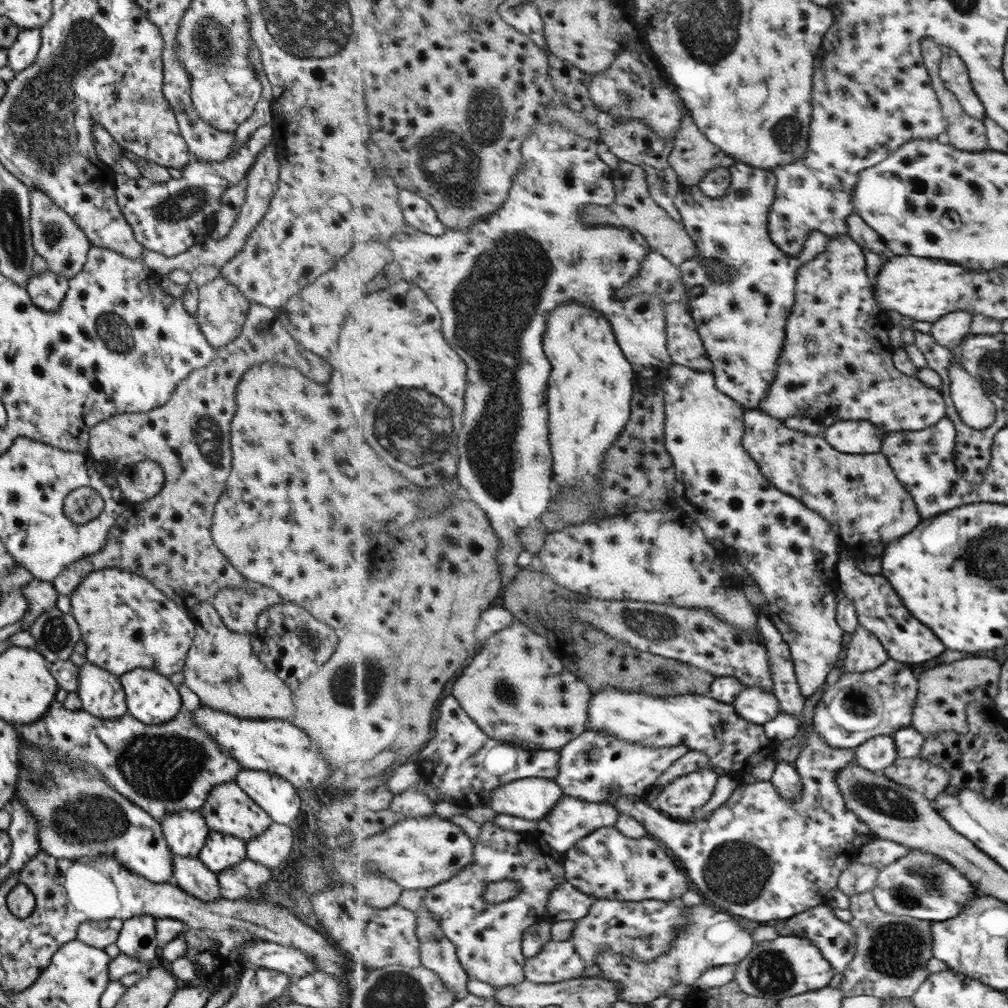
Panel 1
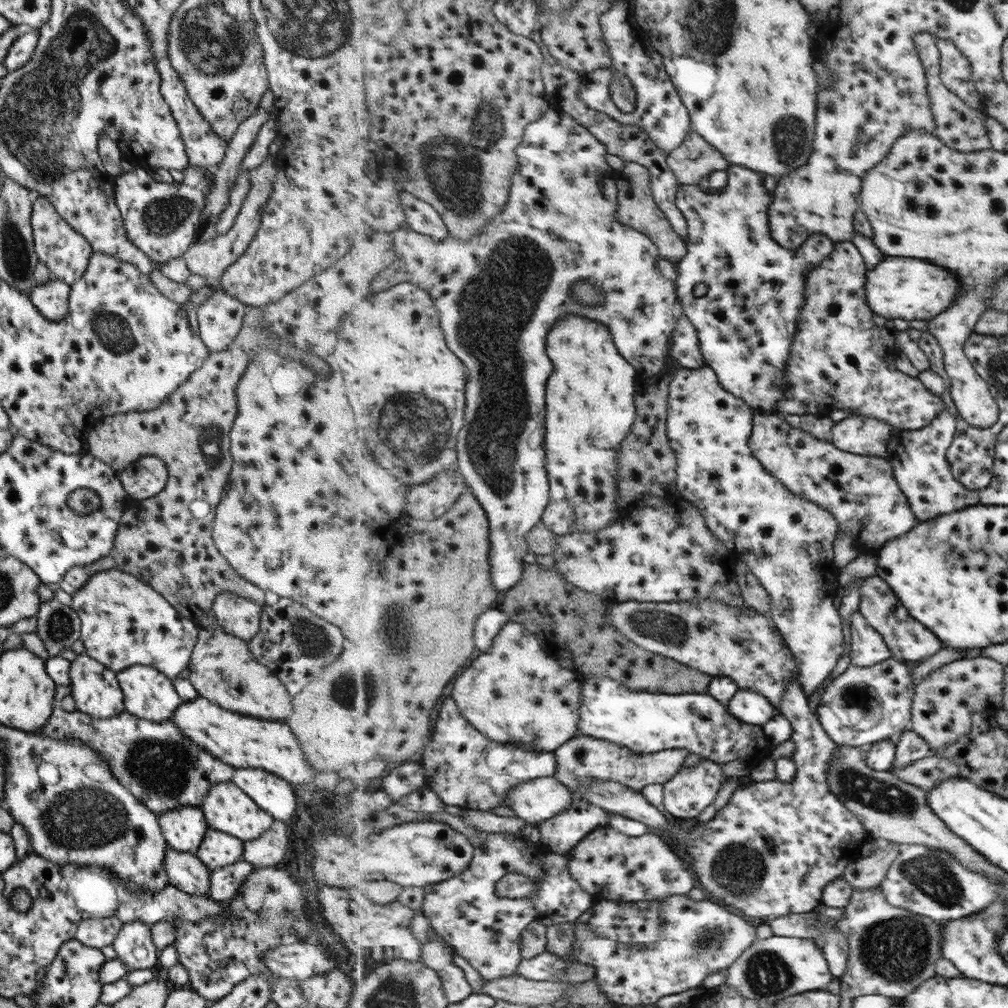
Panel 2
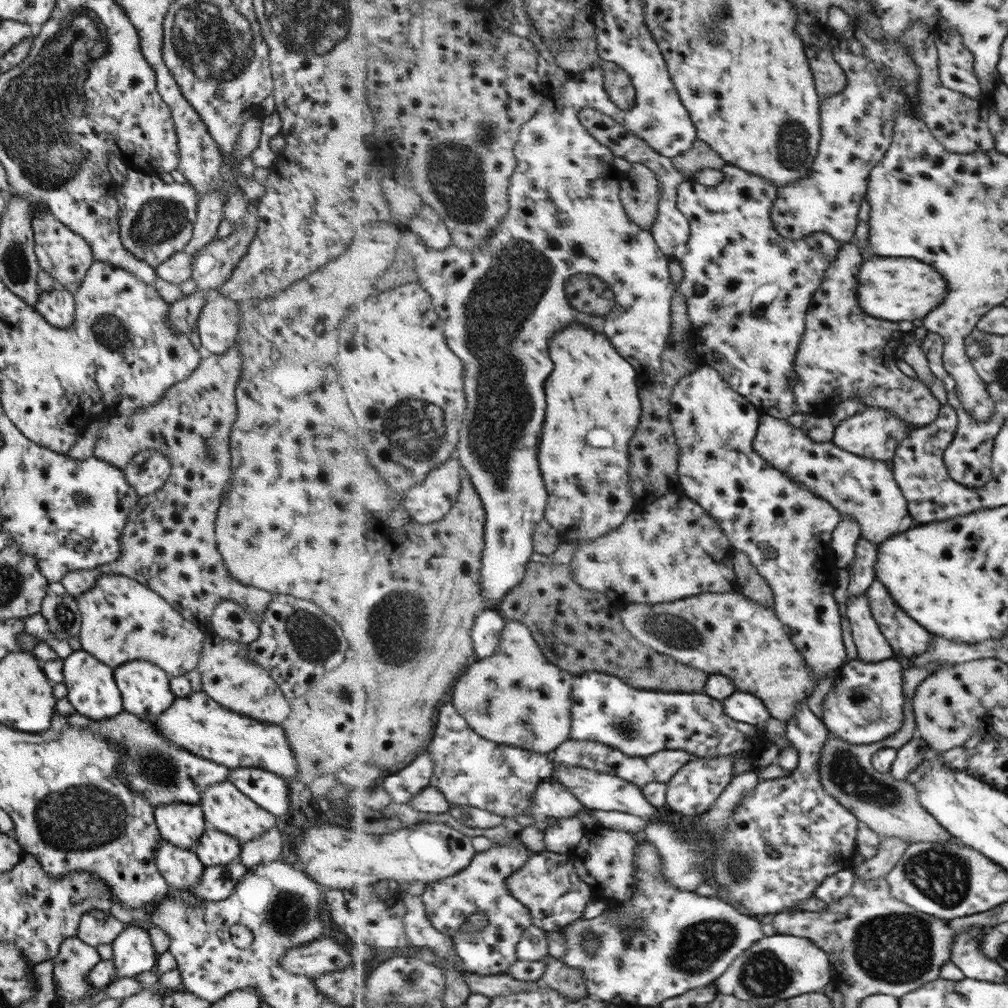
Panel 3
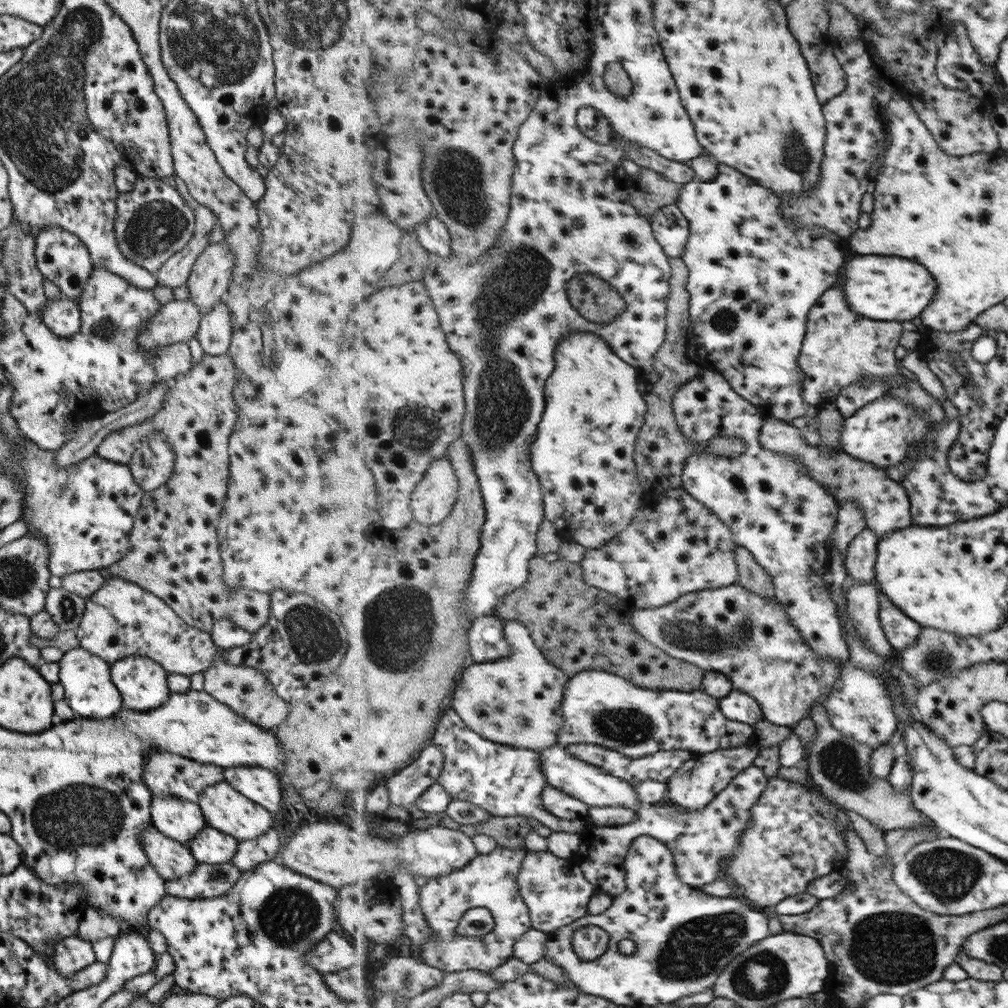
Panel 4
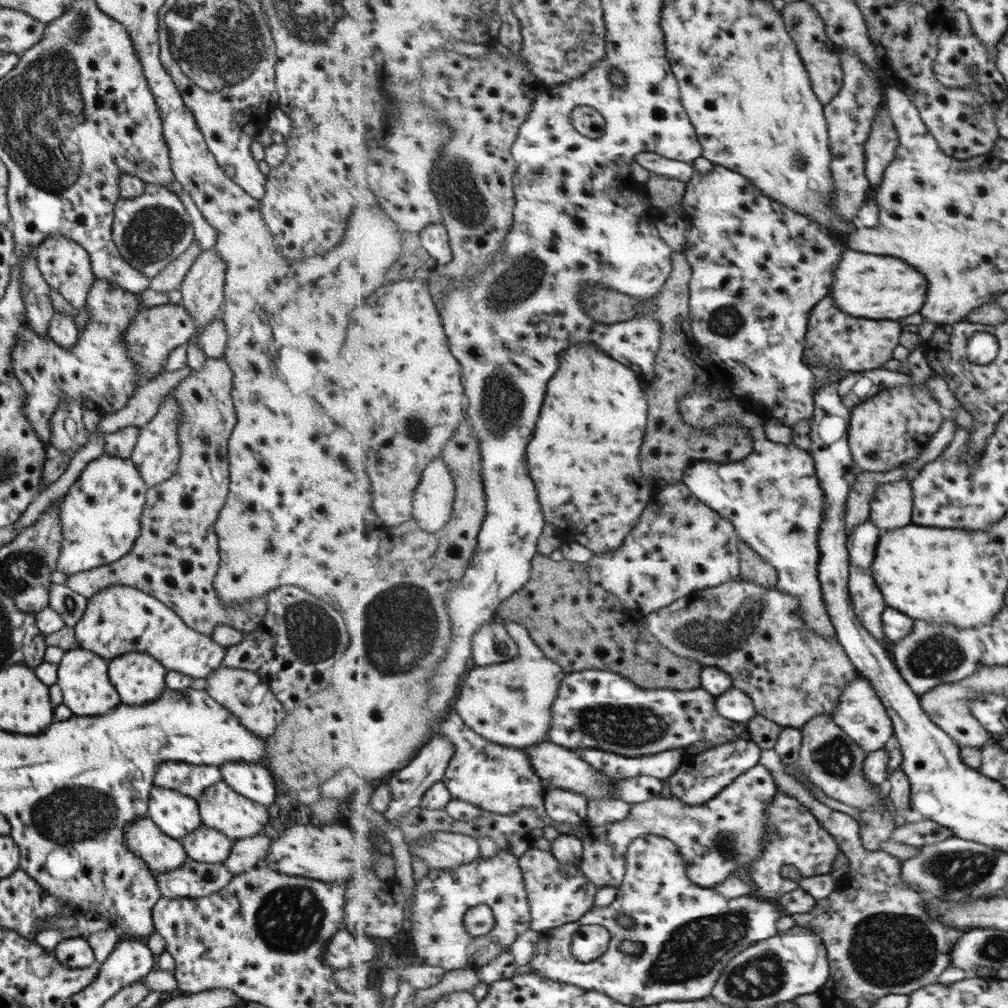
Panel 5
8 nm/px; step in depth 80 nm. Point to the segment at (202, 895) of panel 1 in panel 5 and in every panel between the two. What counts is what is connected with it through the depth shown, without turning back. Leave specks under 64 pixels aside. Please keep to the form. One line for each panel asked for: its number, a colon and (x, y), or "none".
2: (184, 870)
3: (180, 868)
4: (170, 859)
5: (161, 853)

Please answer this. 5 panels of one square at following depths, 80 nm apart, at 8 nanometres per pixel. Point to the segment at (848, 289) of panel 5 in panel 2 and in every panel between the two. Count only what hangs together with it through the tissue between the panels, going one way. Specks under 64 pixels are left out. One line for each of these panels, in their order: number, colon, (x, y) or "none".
2: (903, 287)
3: (893, 288)
4: (891, 288)

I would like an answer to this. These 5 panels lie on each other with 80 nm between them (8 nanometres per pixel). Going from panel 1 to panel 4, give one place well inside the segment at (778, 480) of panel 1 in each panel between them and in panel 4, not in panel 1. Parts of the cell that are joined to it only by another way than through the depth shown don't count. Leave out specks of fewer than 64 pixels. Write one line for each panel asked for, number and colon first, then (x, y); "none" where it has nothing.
2: (862, 492)
3: (864, 489)
4: (887, 507)

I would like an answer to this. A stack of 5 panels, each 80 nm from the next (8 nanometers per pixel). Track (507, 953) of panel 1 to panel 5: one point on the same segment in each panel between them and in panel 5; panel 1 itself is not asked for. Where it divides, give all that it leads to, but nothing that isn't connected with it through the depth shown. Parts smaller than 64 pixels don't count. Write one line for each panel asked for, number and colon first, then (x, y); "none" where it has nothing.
2: (485, 930)
3: (481, 887)
4: (490, 880)
5: (442, 898)

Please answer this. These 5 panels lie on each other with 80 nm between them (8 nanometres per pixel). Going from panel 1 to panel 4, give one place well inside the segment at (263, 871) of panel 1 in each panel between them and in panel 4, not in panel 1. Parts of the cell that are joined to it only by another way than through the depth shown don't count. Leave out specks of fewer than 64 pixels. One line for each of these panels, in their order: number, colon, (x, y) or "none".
2: (224, 882)
3: (216, 883)
4: (207, 880)

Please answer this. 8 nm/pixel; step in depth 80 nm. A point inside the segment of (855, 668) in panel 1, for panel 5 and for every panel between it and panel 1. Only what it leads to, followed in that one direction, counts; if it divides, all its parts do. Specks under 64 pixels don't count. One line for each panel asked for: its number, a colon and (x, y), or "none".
2: (867, 646)
3: (872, 645)
4: (864, 606)
5: (869, 603)

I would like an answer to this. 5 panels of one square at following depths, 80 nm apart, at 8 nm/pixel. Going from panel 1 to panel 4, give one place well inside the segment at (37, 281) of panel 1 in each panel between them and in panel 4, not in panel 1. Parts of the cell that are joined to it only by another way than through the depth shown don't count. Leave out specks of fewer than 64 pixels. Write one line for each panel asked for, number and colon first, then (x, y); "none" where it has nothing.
2: (50, 298)
3: (56, 306)
4: (61, 316)

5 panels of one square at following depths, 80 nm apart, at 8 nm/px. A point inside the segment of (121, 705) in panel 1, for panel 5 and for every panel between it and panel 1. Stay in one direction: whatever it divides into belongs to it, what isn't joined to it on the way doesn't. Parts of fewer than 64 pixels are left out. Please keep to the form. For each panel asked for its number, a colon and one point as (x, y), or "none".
2: (95, 690)
3: (91, 691)
4: (88, 691)
5: (81, 675)

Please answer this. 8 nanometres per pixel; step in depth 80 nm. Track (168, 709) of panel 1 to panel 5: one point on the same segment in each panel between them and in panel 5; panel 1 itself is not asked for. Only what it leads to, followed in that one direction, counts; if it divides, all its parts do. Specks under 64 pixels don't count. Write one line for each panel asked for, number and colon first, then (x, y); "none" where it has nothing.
2: (147, 694)
3: (144, 690)
4: (142, 685)
5: (138, 678)

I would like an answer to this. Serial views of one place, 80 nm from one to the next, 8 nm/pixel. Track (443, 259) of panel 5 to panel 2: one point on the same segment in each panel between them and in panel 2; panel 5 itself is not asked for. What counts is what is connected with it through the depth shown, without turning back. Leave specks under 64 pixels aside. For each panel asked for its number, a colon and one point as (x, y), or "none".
2: (420, 216)
3: (428, 224)
4: (433, 234)

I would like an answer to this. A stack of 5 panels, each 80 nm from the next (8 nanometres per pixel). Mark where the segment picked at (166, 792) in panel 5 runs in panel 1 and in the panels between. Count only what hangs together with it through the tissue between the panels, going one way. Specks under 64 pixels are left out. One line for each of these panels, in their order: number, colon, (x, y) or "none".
1: (184, 832)
2: (183, 827)
3: (181, 824)
4: (180, 820)

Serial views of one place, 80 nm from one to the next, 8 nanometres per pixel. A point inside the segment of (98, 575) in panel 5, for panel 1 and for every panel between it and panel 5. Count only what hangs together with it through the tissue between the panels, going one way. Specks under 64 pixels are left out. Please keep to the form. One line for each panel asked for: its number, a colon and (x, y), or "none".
1: (166, 539)
2: (165, 542)
3: (168, 545)
4: (173, 554)

